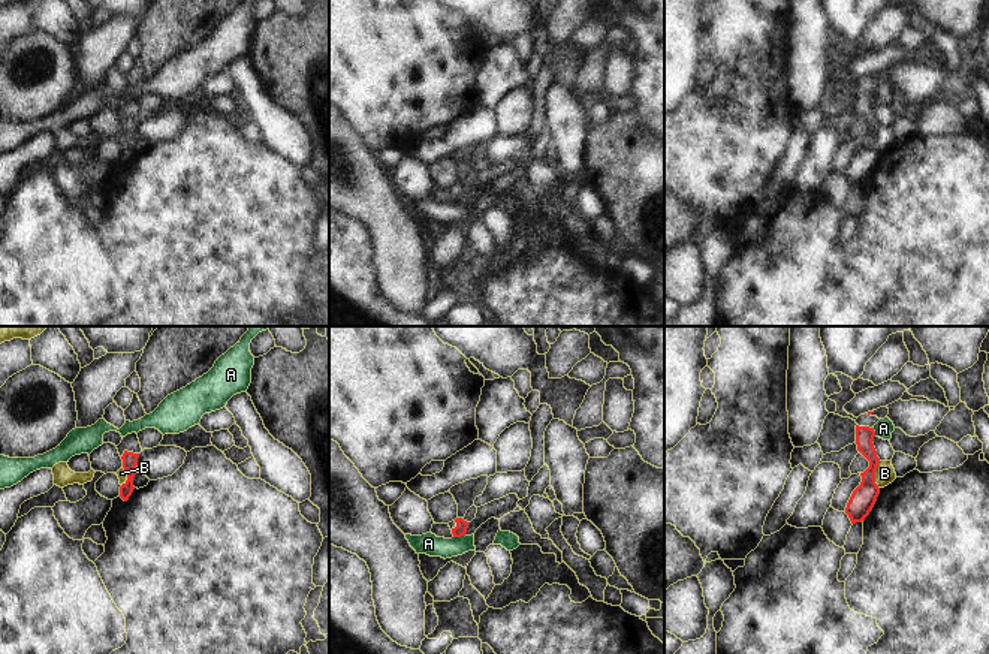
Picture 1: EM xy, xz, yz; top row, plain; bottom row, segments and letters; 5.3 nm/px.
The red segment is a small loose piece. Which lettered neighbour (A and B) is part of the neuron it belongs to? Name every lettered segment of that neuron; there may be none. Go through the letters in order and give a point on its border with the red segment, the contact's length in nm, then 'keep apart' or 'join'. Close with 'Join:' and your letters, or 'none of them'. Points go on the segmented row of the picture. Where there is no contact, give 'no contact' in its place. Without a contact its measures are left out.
A: xz (458, 536) | 70 nm | keep apart
B: yz (874, 475) | 150 nm | keep apart
Join: none of them

